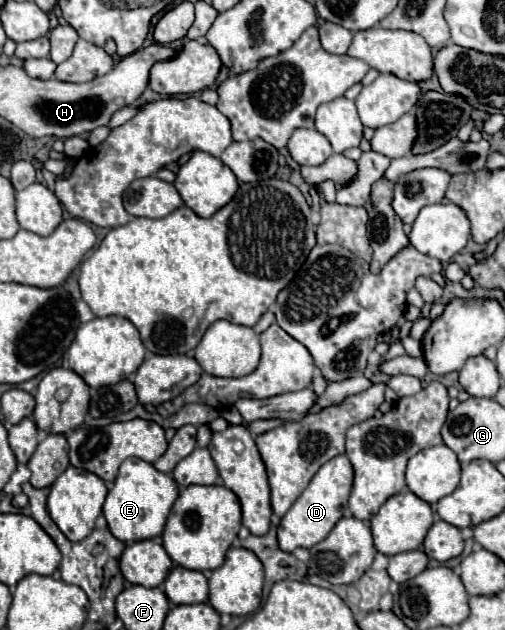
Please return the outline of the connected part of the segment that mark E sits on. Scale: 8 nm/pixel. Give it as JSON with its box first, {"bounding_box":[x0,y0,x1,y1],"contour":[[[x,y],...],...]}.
{"bounding_box":[104,457,178,541],"contour":[[[128,457],[118,471],[114,487],[108,491],[104,501],[104,517],[108,521],[108,529],[120,541],[144,541],[150,537],[160,537],[168,519],[168,513],[178,497],[176,481],[154,469],[154,465],[138,459]]]}

